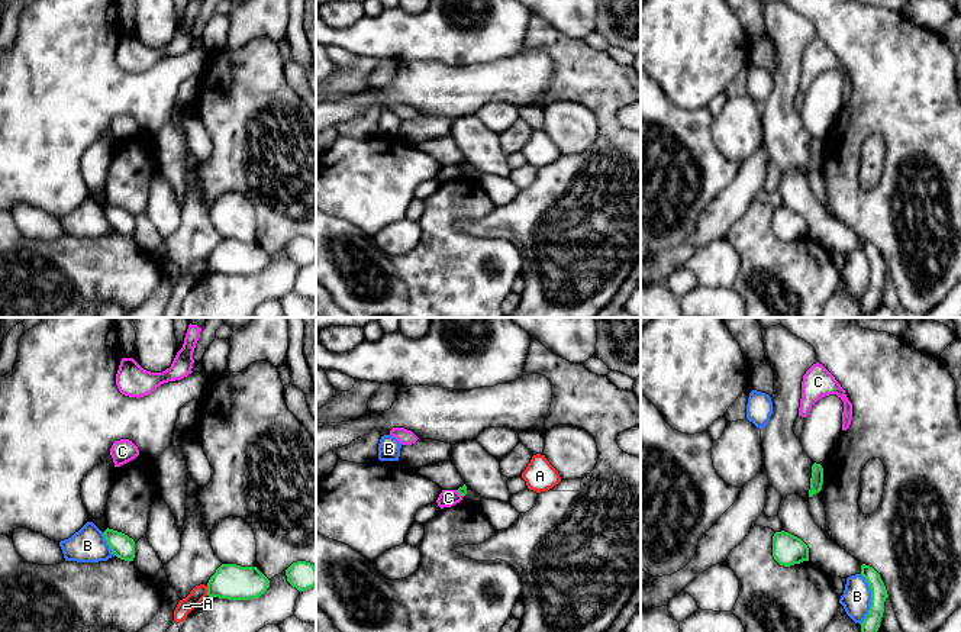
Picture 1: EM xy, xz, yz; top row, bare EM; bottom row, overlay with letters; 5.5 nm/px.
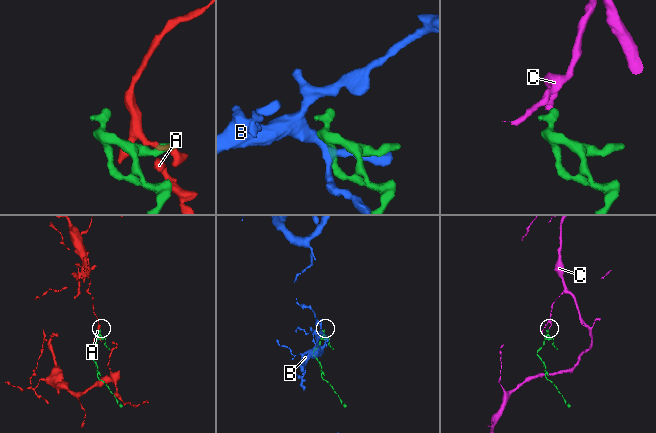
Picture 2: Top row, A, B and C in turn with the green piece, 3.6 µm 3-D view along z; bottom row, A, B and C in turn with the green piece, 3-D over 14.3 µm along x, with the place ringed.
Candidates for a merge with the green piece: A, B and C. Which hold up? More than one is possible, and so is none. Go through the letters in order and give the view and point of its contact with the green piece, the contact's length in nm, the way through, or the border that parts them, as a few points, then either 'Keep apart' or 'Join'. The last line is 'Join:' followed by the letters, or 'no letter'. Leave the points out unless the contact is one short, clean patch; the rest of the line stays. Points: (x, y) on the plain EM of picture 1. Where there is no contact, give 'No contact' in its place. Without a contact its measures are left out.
A: Touches green at xy (207, 265). Shared border 60 nm. Boundary: xy (206, 261), (207, 270). Keep apart
B: Touches green at yz (871, 274). Shared border 280 nm. Keep apart
C: Touches green at xz (460, 168). Shared border 60 nm. Boundary: xz (455, 165), (463, 171). Keep apart
Join: no letter

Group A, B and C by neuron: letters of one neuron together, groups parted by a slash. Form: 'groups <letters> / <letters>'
groups A / B / C

